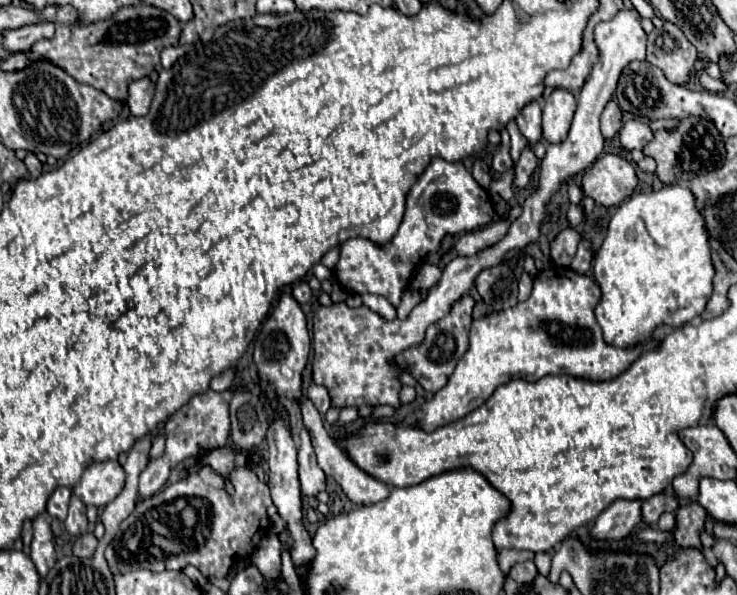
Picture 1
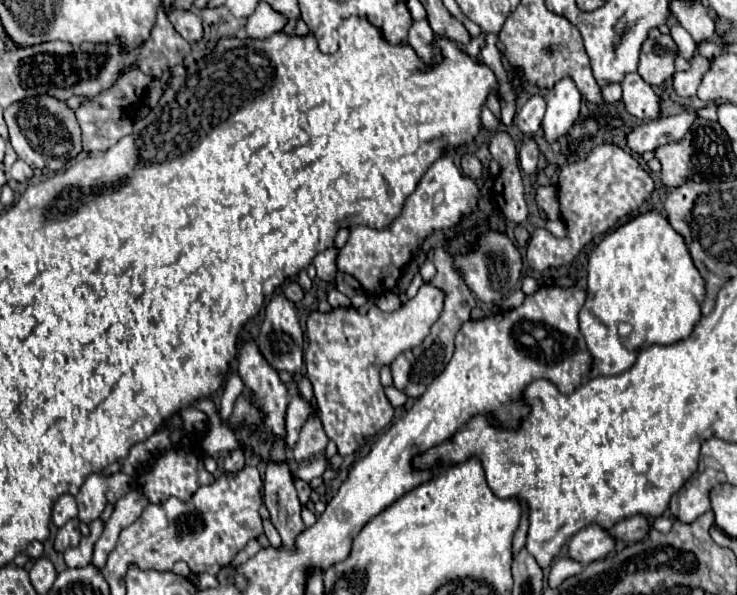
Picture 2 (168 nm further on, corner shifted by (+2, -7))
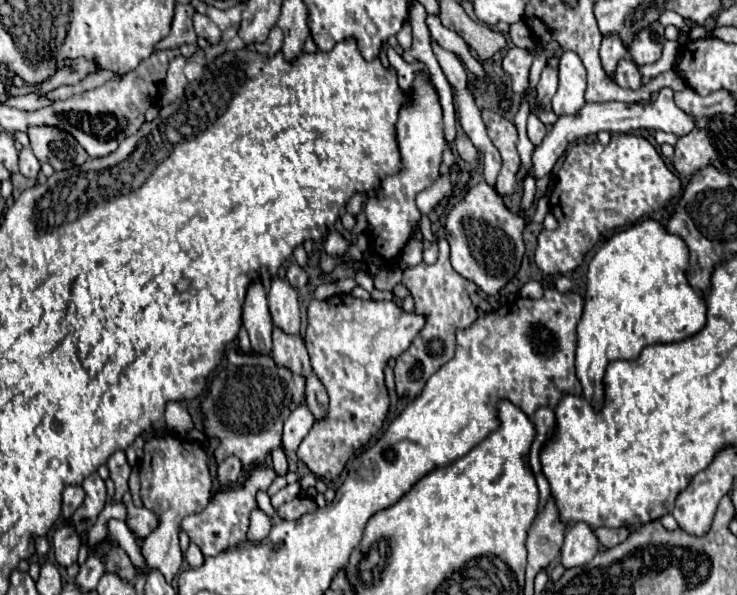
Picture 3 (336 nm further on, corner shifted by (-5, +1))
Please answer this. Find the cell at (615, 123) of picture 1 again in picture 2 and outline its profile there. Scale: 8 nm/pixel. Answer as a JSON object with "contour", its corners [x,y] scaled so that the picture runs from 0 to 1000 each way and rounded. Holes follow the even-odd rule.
{"contour":[[[824,141],[818,148],[818,165],[821,165],[821,175],[837,175],[843,168],[840,141]]]}

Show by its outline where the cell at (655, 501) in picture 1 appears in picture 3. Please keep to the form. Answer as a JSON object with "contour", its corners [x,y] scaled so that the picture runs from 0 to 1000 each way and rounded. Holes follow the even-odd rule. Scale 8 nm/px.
{"contour":[[[809,887],[806,894],[809,894],[814,914],[825,918],[825,921],[847,911],[852,904],[852,897],[855,897],[852,887]]]}

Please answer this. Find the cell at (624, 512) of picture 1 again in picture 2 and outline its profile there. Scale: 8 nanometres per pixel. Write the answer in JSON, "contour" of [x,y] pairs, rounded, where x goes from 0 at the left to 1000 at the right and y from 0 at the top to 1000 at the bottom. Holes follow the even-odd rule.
{"contour":[[[805,881],[799,887],[791,887],[772,908],[772,938],[788,948],[799,948],[821,938],[832,924],[832,918],[834,914],[832,908],[826,908],[824,891]]]}

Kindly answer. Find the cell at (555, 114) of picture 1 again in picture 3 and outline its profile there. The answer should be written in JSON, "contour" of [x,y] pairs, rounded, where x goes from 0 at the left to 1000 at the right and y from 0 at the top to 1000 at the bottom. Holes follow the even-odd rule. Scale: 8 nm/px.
{"contour":[[[765,87],[760,97],[760,141],[749,165],[749,185],[754,195],[782,192],[792,178],[795,121],[782,87]]]}

